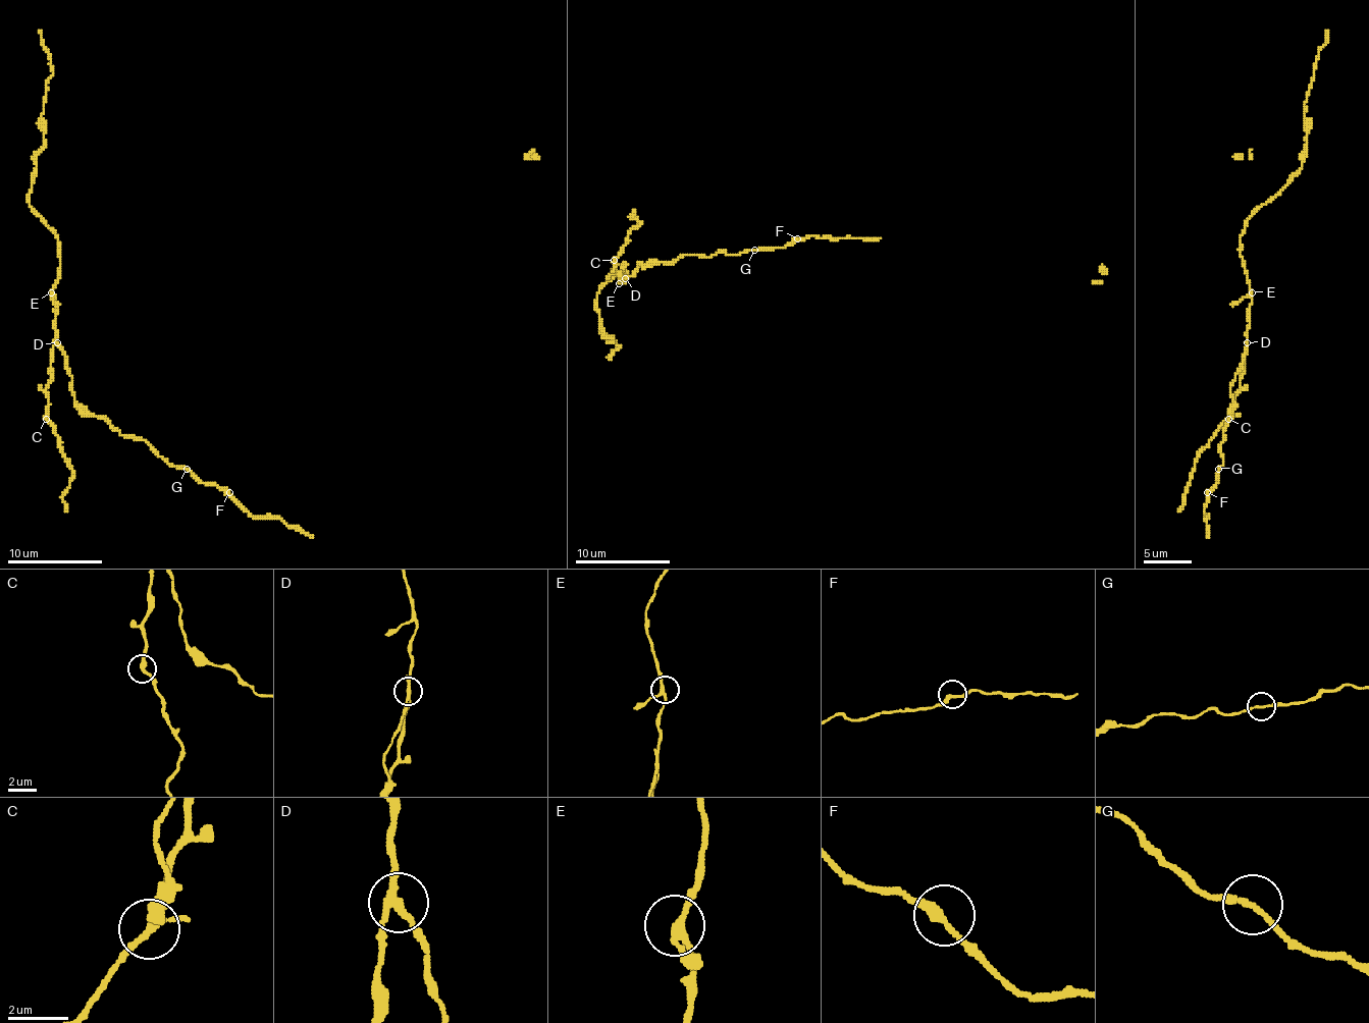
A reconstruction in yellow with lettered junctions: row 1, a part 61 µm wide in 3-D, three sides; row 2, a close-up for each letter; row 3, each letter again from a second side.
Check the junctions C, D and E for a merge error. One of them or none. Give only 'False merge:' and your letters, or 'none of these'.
False merge: D

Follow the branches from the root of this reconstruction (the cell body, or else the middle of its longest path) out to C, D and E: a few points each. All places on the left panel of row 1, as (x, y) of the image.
C: (187, 471), (91, 416), (74, 399), (65, 354), (55, 344), (46, 419)
D: (187, 471), (167, 464), (144, 440), (124, 437), (103, 419), (89, 414), (74, 399), (72, 375), (58, 342)
E: (187, 471), (167, 464), (144, 440), (124, 437), (74, 399), (72, 375), (55, 339), (51, 292)

